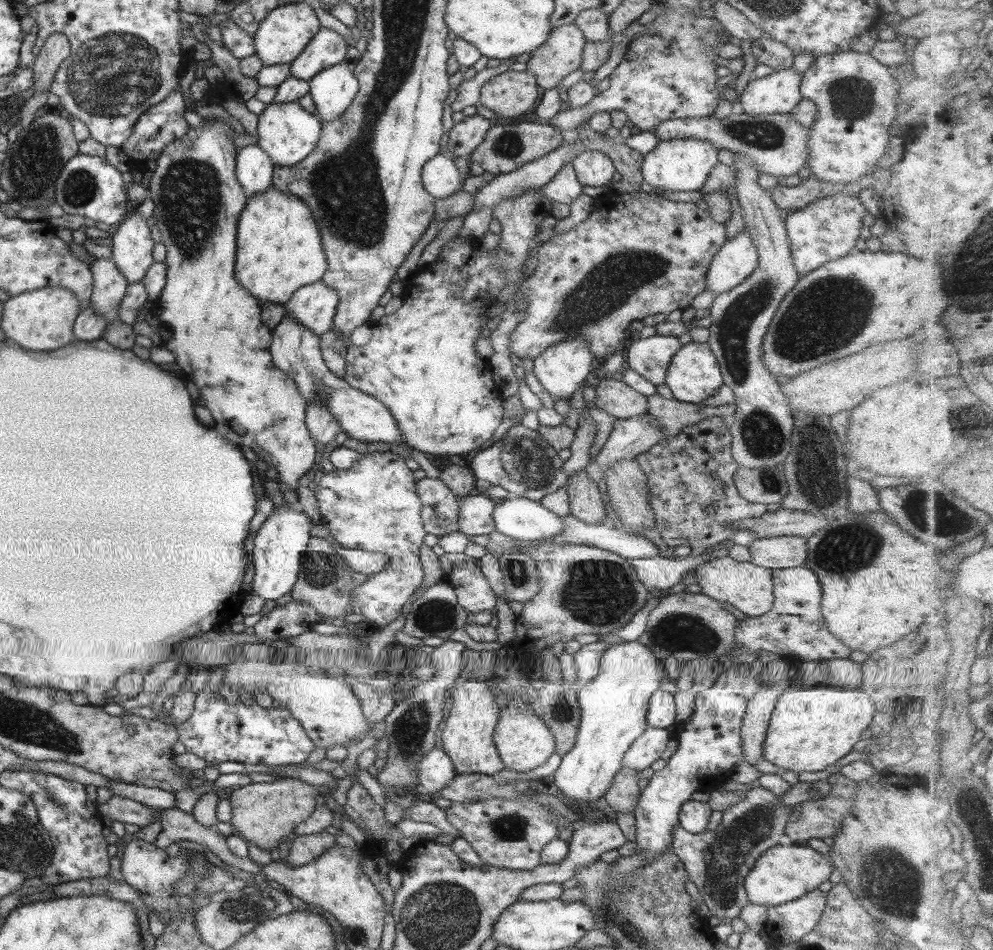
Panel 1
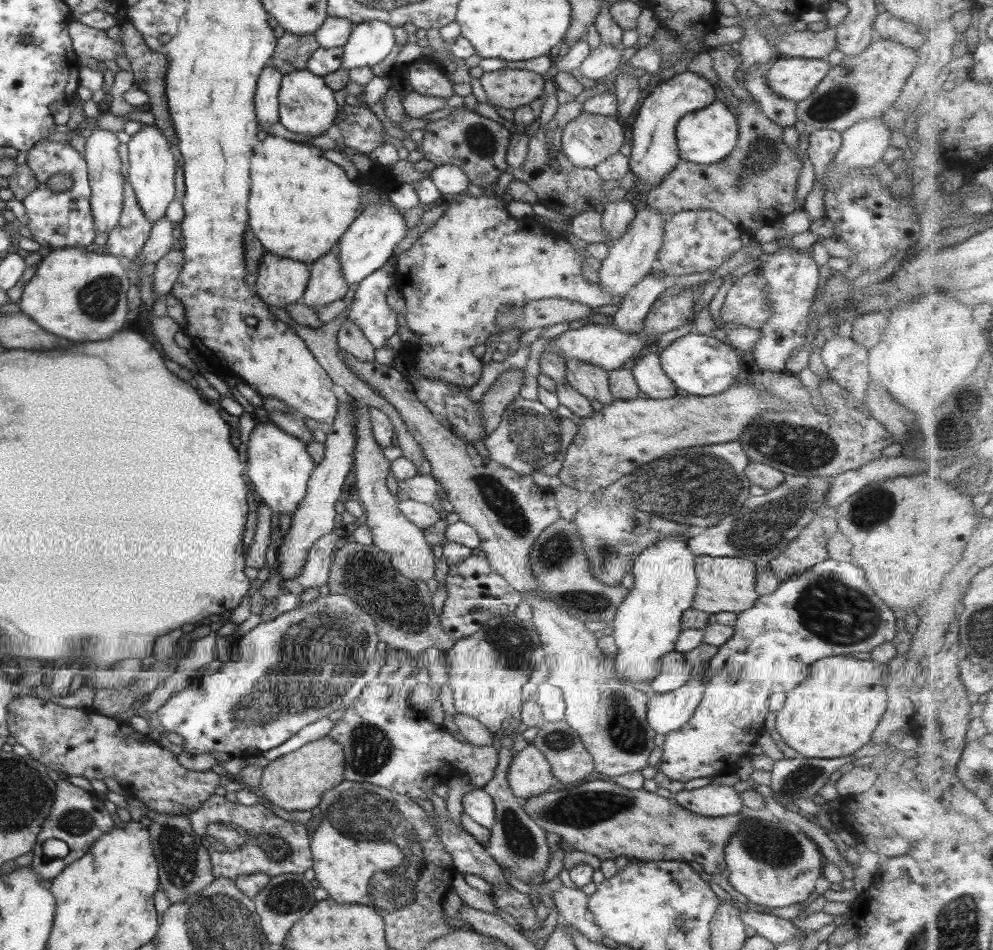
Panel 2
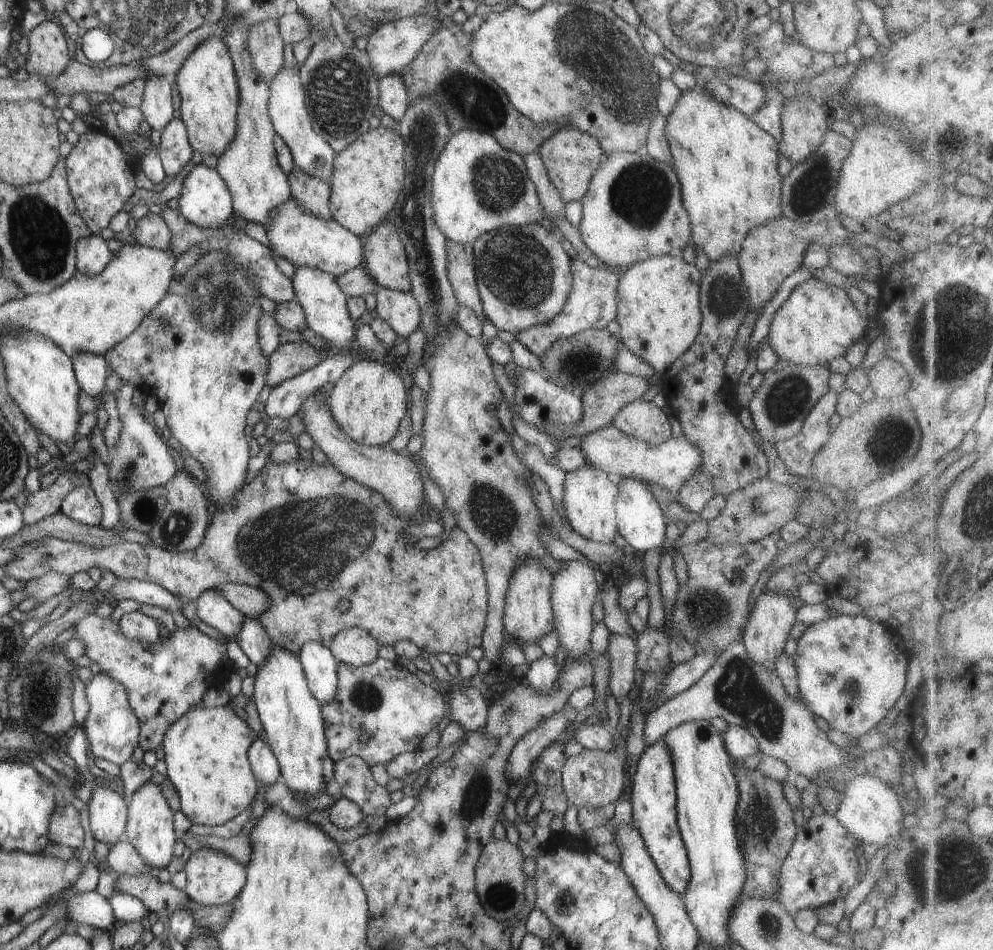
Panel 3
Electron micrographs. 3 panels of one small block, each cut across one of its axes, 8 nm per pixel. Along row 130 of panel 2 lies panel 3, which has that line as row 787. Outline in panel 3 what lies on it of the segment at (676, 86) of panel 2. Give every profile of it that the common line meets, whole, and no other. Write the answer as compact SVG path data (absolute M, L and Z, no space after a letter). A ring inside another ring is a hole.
M662 738L645 746L637 761L635 774L626 794L632 806L632 825L639 831L645 848L654 860L662 881L677 894L683 894L690 879L690 864L676 825L676 794L672 762Z

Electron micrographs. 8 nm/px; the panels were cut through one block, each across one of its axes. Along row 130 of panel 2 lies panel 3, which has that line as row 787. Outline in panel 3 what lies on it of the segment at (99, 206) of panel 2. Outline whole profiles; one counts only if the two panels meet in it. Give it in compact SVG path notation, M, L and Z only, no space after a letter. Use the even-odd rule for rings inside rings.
M93 783L88 800L91 836L111 846L123 839L126 805L122 795L104 783Z

